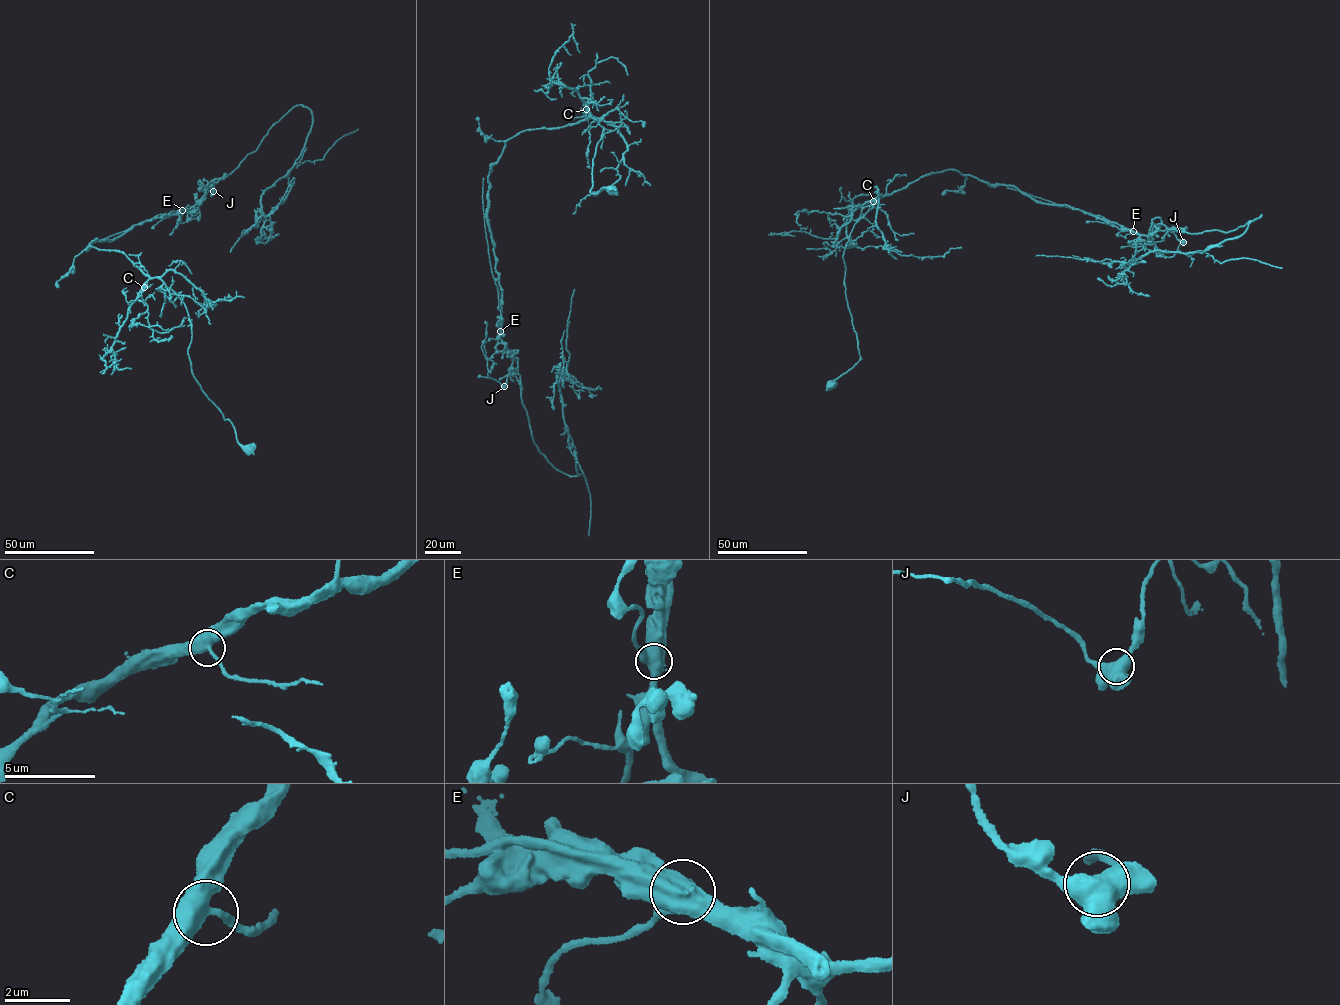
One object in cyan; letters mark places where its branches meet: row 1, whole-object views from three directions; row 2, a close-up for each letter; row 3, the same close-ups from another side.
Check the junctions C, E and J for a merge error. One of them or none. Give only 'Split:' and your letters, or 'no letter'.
Split: E

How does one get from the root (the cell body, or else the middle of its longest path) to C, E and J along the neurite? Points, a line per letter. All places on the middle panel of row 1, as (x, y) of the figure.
C: (613, 190), (605, 187), (596, 194), (590, 192), (593, 160), (604, 134), (622, 123), (604, 121), (586, 109)
E: (613, 190), (590, 192), (593, 160), (621, 122), (590, 116), (505, 141), (488, 176), (487, 212), (500, 331)
J: (613, 190), (590, 192), (593, 160), (621, 122), (590, 116), (505, 141), (487, 212), (513, 359), (504, 386)

